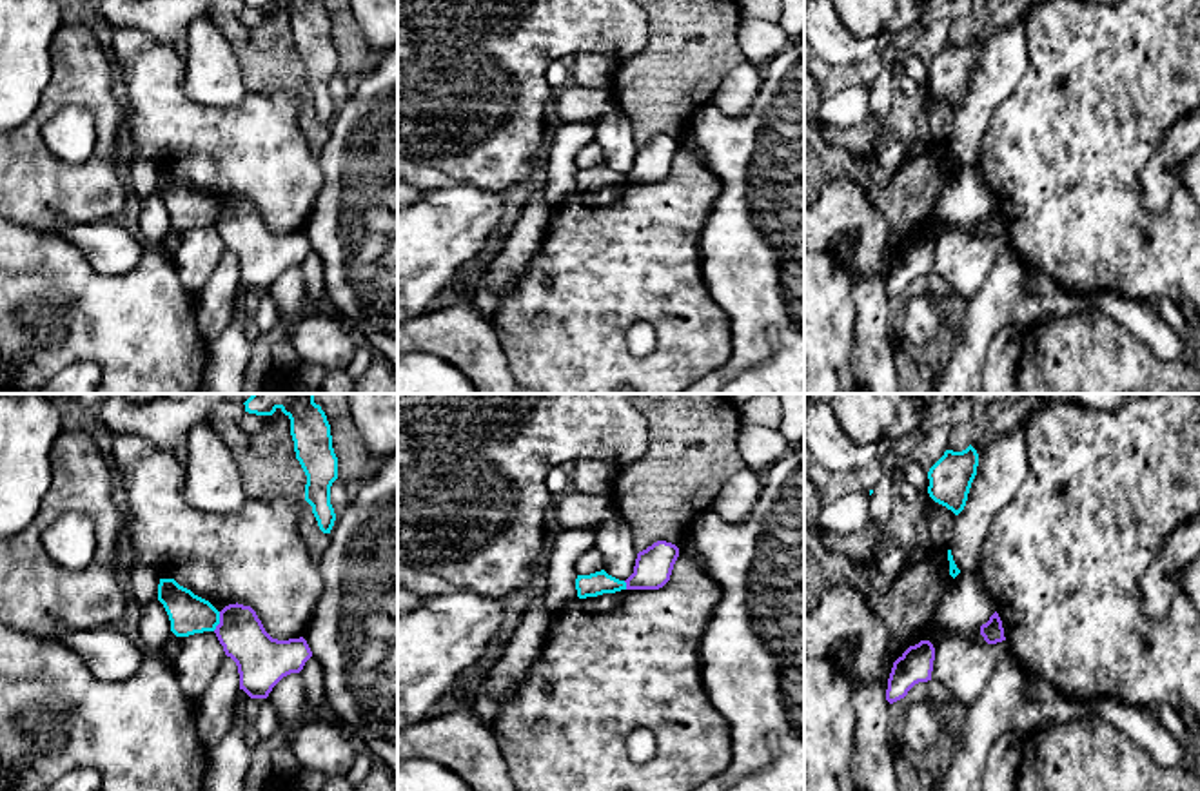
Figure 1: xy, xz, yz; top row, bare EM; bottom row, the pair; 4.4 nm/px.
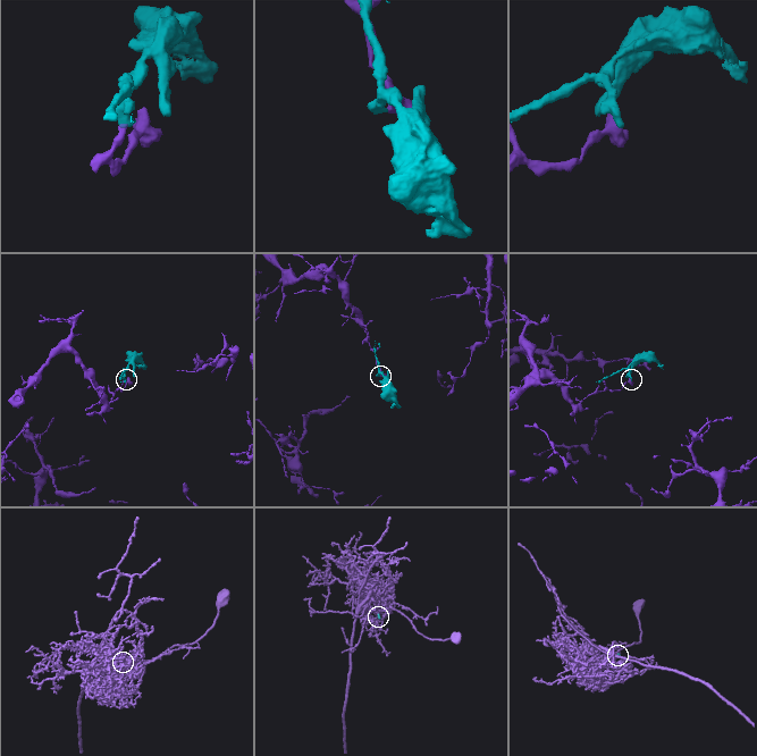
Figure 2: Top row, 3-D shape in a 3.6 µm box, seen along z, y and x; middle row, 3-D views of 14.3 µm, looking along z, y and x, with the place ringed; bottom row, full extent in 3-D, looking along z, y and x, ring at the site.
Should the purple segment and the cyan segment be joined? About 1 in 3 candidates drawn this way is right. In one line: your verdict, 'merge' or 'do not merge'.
do not merge

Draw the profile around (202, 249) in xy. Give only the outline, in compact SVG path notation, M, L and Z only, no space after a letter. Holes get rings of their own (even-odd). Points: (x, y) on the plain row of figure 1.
M214 225L183 230L182 243L171 258L182 285L192 298L198 296L220 267L225 250Z

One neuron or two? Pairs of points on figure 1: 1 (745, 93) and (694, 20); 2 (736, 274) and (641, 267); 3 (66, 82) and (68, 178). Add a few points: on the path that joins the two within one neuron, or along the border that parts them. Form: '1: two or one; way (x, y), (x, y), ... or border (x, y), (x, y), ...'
1: two; border (745, 60), (721, 82), (710, 100)
2: two; border (703, 229), (701, 276), (710, 298), (723, 311)
3: one; way (48, 107), (35, 122), (35, 151), (42, 158)

